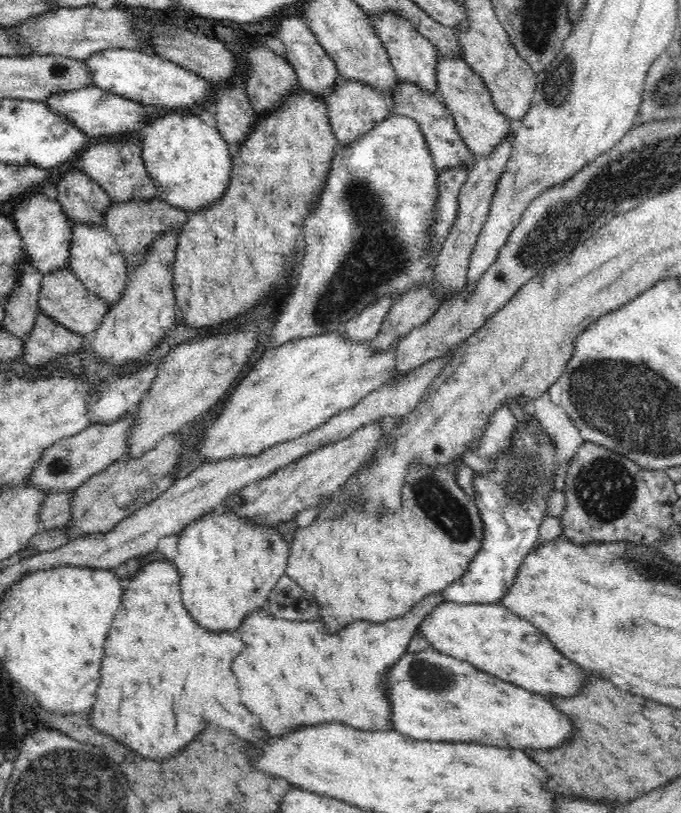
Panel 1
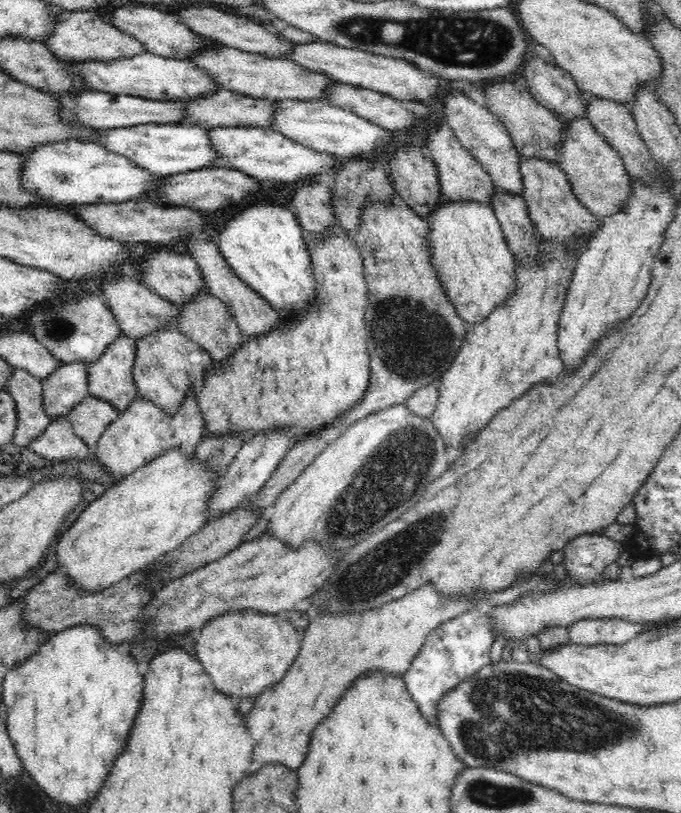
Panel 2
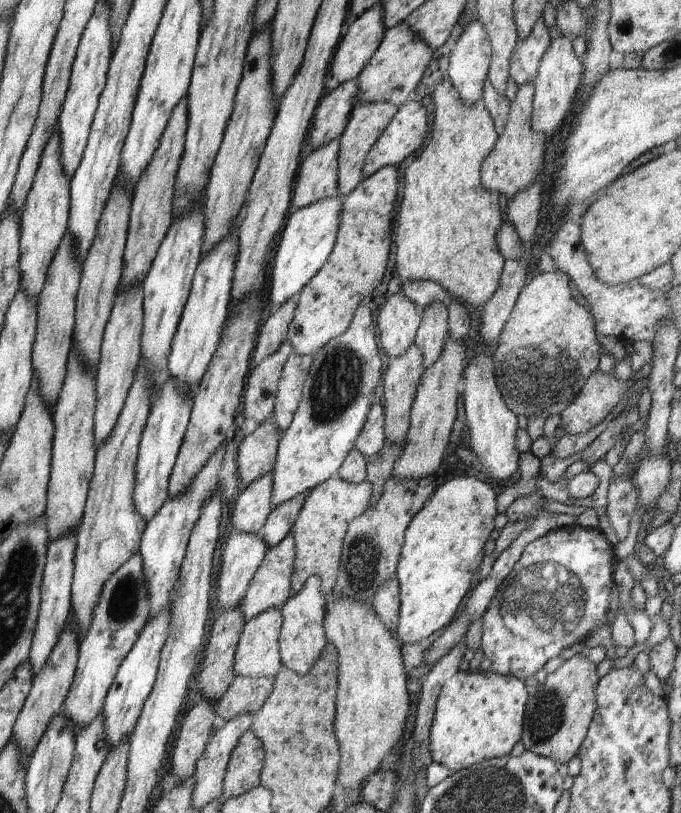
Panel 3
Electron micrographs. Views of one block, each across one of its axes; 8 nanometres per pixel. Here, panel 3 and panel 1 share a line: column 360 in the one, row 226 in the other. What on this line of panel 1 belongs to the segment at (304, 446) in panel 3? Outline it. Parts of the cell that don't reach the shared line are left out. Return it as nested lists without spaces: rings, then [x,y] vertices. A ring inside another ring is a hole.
[[[391,116],[384,117],[374,128],[364,134],[362,138],[358,138],[356,142],[348,144],[348,146],[336,146],[334,156],[331,158],[331,167],[327,172],[324,188],[319,194],[319,201],[309,210],[309,215],[305,218],[305,227],[303,233],[306,241],[306,254],[303,256],[300,264],[300,278],[297,285],[289,290],[289,293],[283,298],[284,305],[277,323],[271,332],[271,341],[267,349],[277,347],[285,342],[296,340],[299,338],[316,336],[320,333],[330,331],[344,331],[345,324],[355,315],[358,314],[366,305],[372,304],[377,298],[388,295],[394,298],[396,295],[405,293],[409,288],[422,286],[431,281],[428,272],[431,262],[429,262],[429,254],[425,254],[429,245],[429,230],[433,223],[433,208],[438,198],[436,165],[434,164],[430,149],[426,145],[426,137],[422,133],[419,124],[408,118],[408,116]]]

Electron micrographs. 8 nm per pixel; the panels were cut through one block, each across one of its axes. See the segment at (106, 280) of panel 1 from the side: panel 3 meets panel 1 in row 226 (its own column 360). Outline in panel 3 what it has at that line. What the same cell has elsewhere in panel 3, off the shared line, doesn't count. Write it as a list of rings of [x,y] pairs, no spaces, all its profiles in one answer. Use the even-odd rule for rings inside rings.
[[[404,22],[385,30],[380,46],[357,76],[359,104],[390,103],[401,107],[418,86],[433,49]]]

